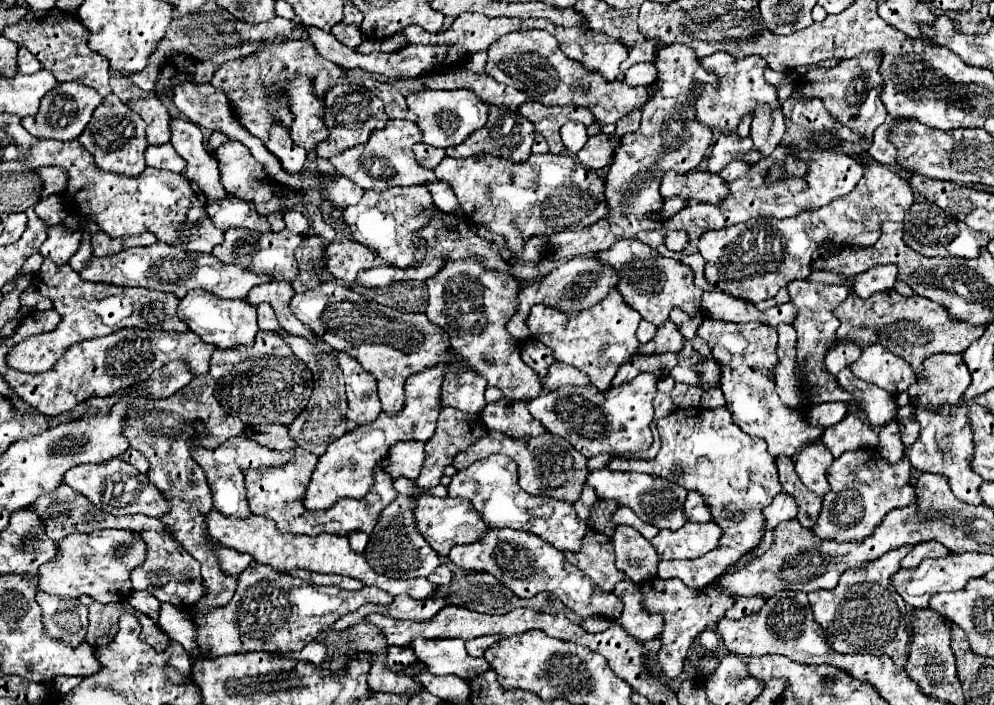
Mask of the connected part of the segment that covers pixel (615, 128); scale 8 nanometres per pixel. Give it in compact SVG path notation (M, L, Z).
M635 109L635 111L631 111L625 119L617 121L615 125L603 125L603 131L605 131L605 135L609 135L609 137L617 135L617 139L621 139L625 133L637 131L637 129L639 129L639 121L641 121L641 109Z

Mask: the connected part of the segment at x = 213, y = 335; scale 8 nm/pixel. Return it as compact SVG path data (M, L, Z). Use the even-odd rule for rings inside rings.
M201 289L187 293L177 307L177 315L181 321L189 325L193 333L197 333L205 343L211 343L221 349L231 349L235 345L253 345L253 339L259 331L257 327L257 307L249 305L245 299L221 299L213 297Z

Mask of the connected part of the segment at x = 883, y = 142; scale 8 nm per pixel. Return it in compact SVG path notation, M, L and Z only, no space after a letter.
M899 117L889 119L889 123L881 125L881 129L877 129L877 133L873 135L873 145L869 149L869 155L885 165L897 165L897 149L895 145L889 141L889 129L893 129L893 125L901 121Z

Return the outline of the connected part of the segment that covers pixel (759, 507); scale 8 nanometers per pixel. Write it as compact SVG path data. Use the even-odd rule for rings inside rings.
M727 407L717 409L677 409L671 415L657 421L661 435L661 451L651 461L635 459L611 459L607 469L611 471L637 471L669 479L687 491L699 491L711 507L713 521L723 529L719 545L707 555L691 561L661 561L661 579L681 579L687 587L701 589L713 583L727 567L759 545L763 533L763 509L771 505L773 497L781 493L779 473L775 457L769 455L765 441L743 433L731 419Z

